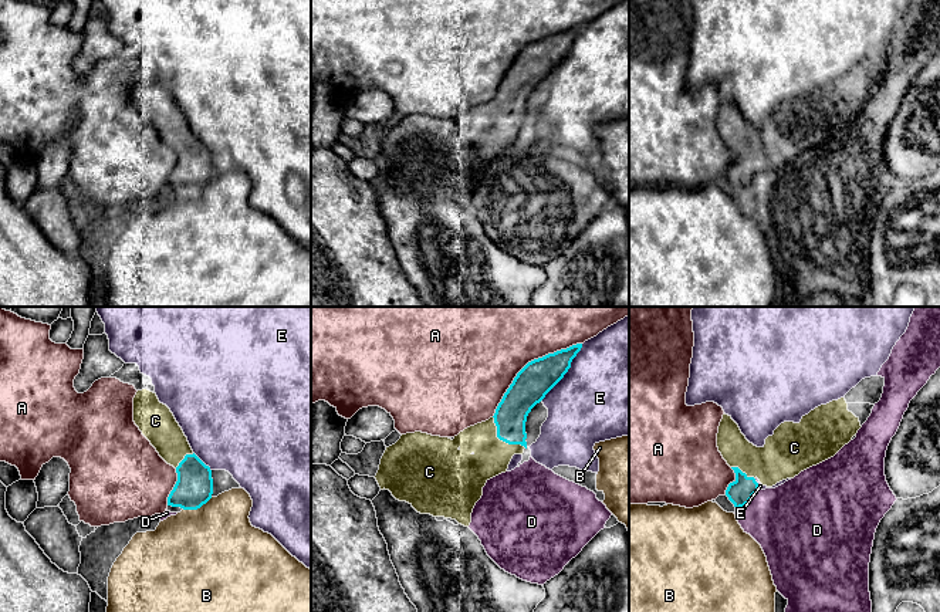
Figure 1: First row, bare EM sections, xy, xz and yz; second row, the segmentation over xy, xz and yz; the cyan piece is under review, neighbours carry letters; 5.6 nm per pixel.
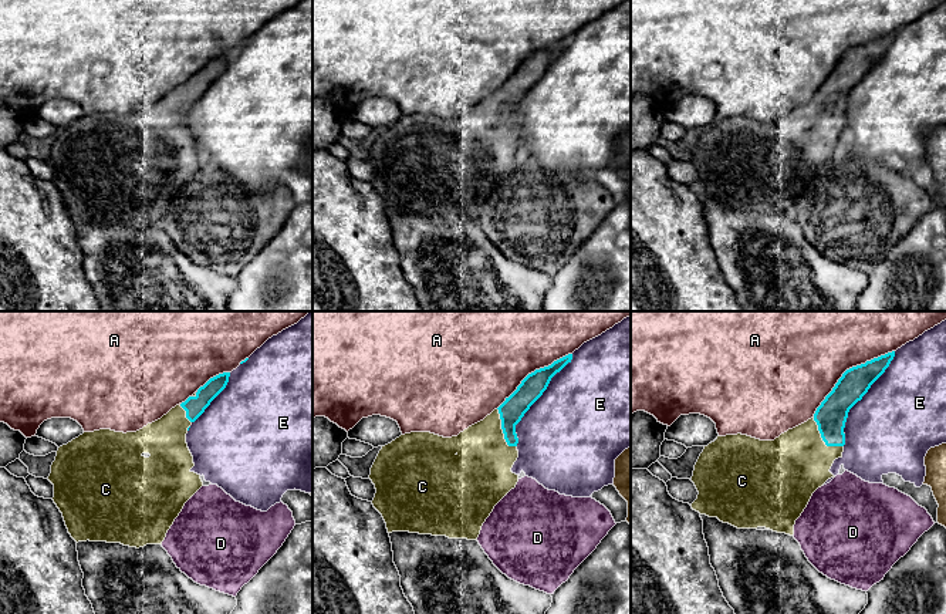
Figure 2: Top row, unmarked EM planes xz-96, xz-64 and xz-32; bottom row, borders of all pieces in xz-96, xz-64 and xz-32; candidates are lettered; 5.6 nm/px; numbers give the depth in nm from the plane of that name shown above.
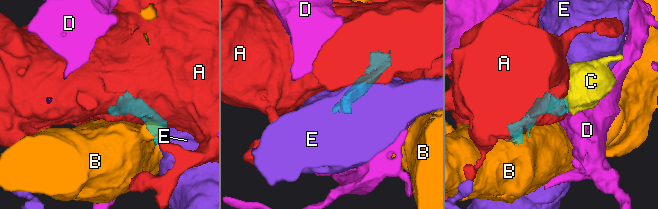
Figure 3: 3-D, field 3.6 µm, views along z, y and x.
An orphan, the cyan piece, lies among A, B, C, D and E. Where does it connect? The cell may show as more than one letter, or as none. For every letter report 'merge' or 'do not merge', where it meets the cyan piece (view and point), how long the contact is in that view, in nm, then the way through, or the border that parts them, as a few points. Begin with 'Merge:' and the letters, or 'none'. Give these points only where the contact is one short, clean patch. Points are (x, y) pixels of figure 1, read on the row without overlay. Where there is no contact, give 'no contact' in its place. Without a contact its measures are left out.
Merge: C
A: do not merge; meets cyan in xz at (527, 46); contact 650 nm long
B: do not merge; meets cyan in xy at (198, 189); contact 180 nm long
C: merge; meets cyan in xz at (501, 121); contact 260 nm long
D: do not merge; meets cyan in yz at (747, 185); contact 180 nm long; border along yz (758, 172), (747, 185), (736, 192)
E: do not merge; meets cyan in xz at (567, 53); contact 400 nm long

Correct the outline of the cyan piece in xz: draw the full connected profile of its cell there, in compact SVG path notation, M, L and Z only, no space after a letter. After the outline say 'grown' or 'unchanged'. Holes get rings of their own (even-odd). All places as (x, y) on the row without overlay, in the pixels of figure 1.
M576 26L528 44L504 75L494 98L464 111L453 122L422 114L402 116L381 141L375 158L381 172L389 172L396 182L409 185L420 196L452 200L469 209L486 165L505 155L513 138L527 131L528 95L564 60L581 30L582 26Z; grown

